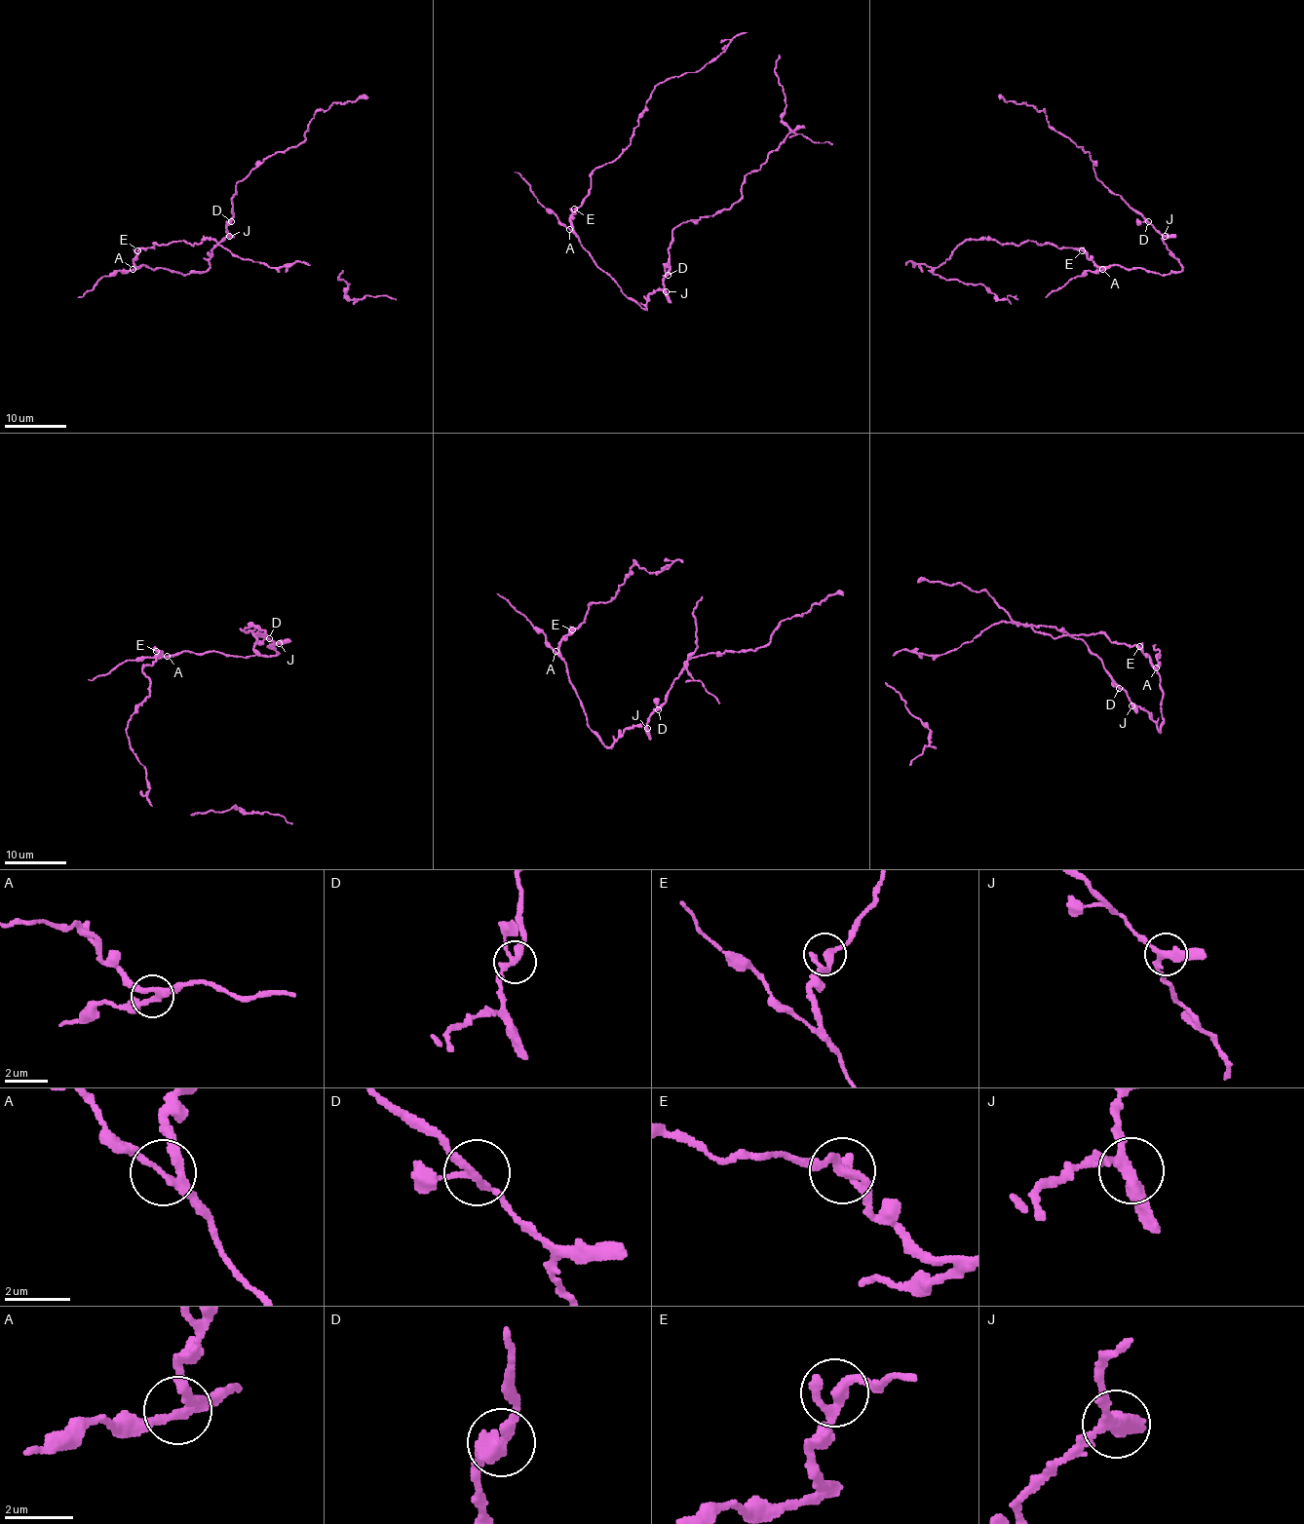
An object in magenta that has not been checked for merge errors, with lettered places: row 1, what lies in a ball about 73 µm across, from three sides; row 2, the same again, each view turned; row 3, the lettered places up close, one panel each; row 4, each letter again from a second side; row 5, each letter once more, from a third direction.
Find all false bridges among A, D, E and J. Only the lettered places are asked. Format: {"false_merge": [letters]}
{"false_merge": []}

